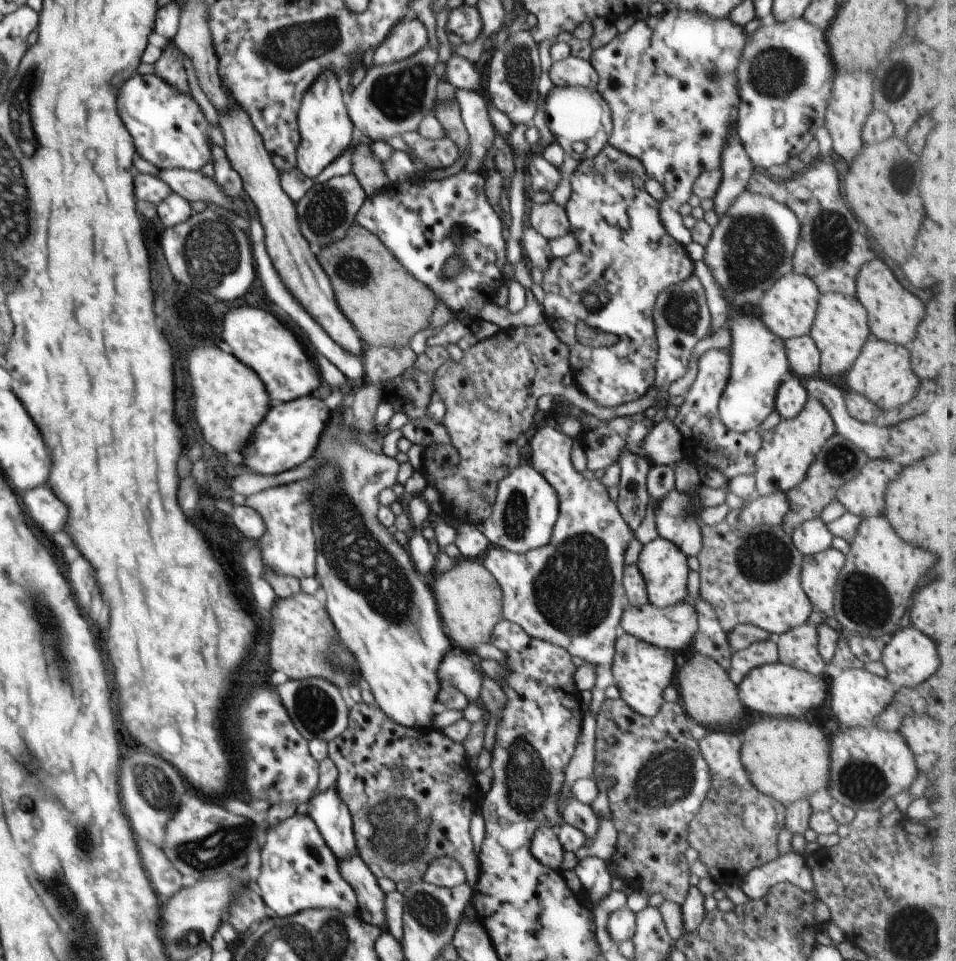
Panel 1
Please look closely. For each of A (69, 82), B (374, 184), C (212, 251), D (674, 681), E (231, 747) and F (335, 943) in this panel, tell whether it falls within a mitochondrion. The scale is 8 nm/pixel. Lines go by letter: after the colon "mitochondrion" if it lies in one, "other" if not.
A: other
B: other
C: mitochondrion
D: other
E: other
F: mitochondrion

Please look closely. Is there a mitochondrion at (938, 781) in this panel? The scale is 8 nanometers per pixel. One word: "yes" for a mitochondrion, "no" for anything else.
no

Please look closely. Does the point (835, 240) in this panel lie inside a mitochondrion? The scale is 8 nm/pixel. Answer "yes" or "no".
yes

